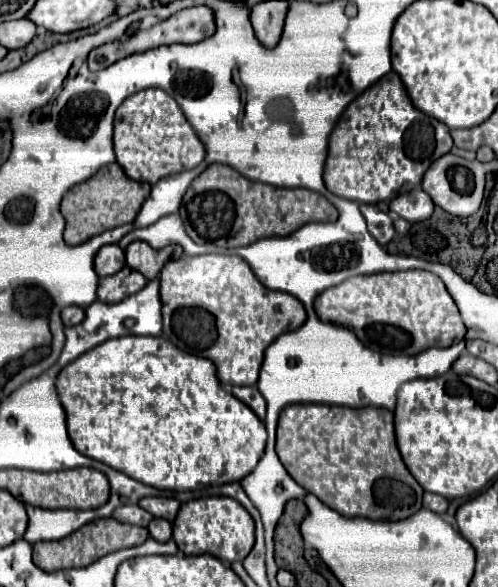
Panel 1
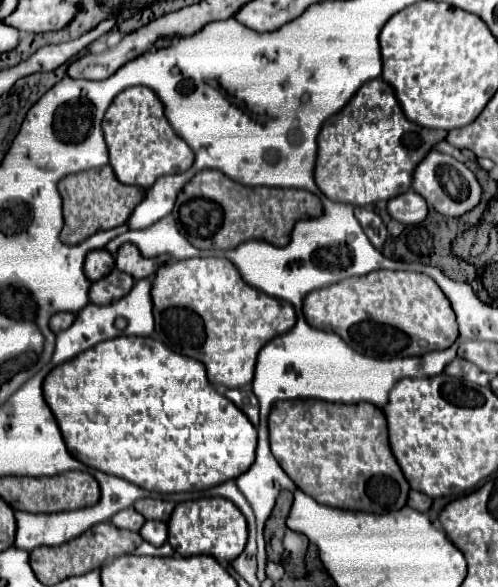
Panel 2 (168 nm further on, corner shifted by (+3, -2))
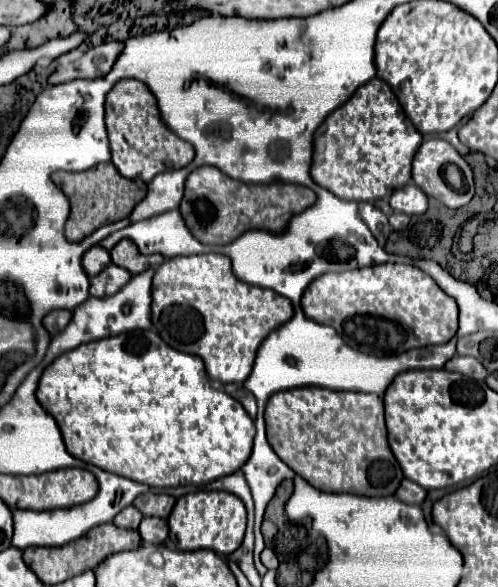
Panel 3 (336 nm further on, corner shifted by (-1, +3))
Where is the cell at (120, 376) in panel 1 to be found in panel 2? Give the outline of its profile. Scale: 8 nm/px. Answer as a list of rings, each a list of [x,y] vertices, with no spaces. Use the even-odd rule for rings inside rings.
[[[121,335],[121,337],[103,341],[103,343],[95,345],[95,347],[91,347],[91,349],[83,351],[75,359],[57,365],[45,377],[45,381],[43,381],[43,395],[45,395],[47,405],[51,407],[57,423],[59,423],[59,429],[63,433],[63,439],[65,439],[65,445],[67,445],[69,453],[77,461],[81,461],[81,463],[85,463],[85,465],[89,465],[93,469],[99,469],[103,473],[117,475],[117,477],[121,477],[121,479],[125,479],[125,481],[129,481],[133,485],[141,485],[141,489],[147,489],[147,491],[181,493],[181,491],[191,491],[193,487],[209,489],[209,487],[225,483],[229,479],[237,479],[255,461],[257,429],[251,425],[247,415],[243,411],[239,411],[227,397],[219,395],[211,387],[211,383],[207,379],[207,373],[205,373],[205,365],[201,365],[199,361],[193,361],[191,357],[185,357],[185,355],[179,355],[179,353],[171,351],[169,347],[165,347],[165,343],[155,341],[151,337],[127,337],[127,335]]]

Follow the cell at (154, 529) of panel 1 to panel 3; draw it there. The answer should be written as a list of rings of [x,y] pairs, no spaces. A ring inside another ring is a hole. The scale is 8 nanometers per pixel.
[[[145,518],[139,524],[139,534],[141,534],[141,538],[145,542],[163,544],[165,538],[167,538],[167,534],[169,534],[167,520],[163,520],[163,518]]]

